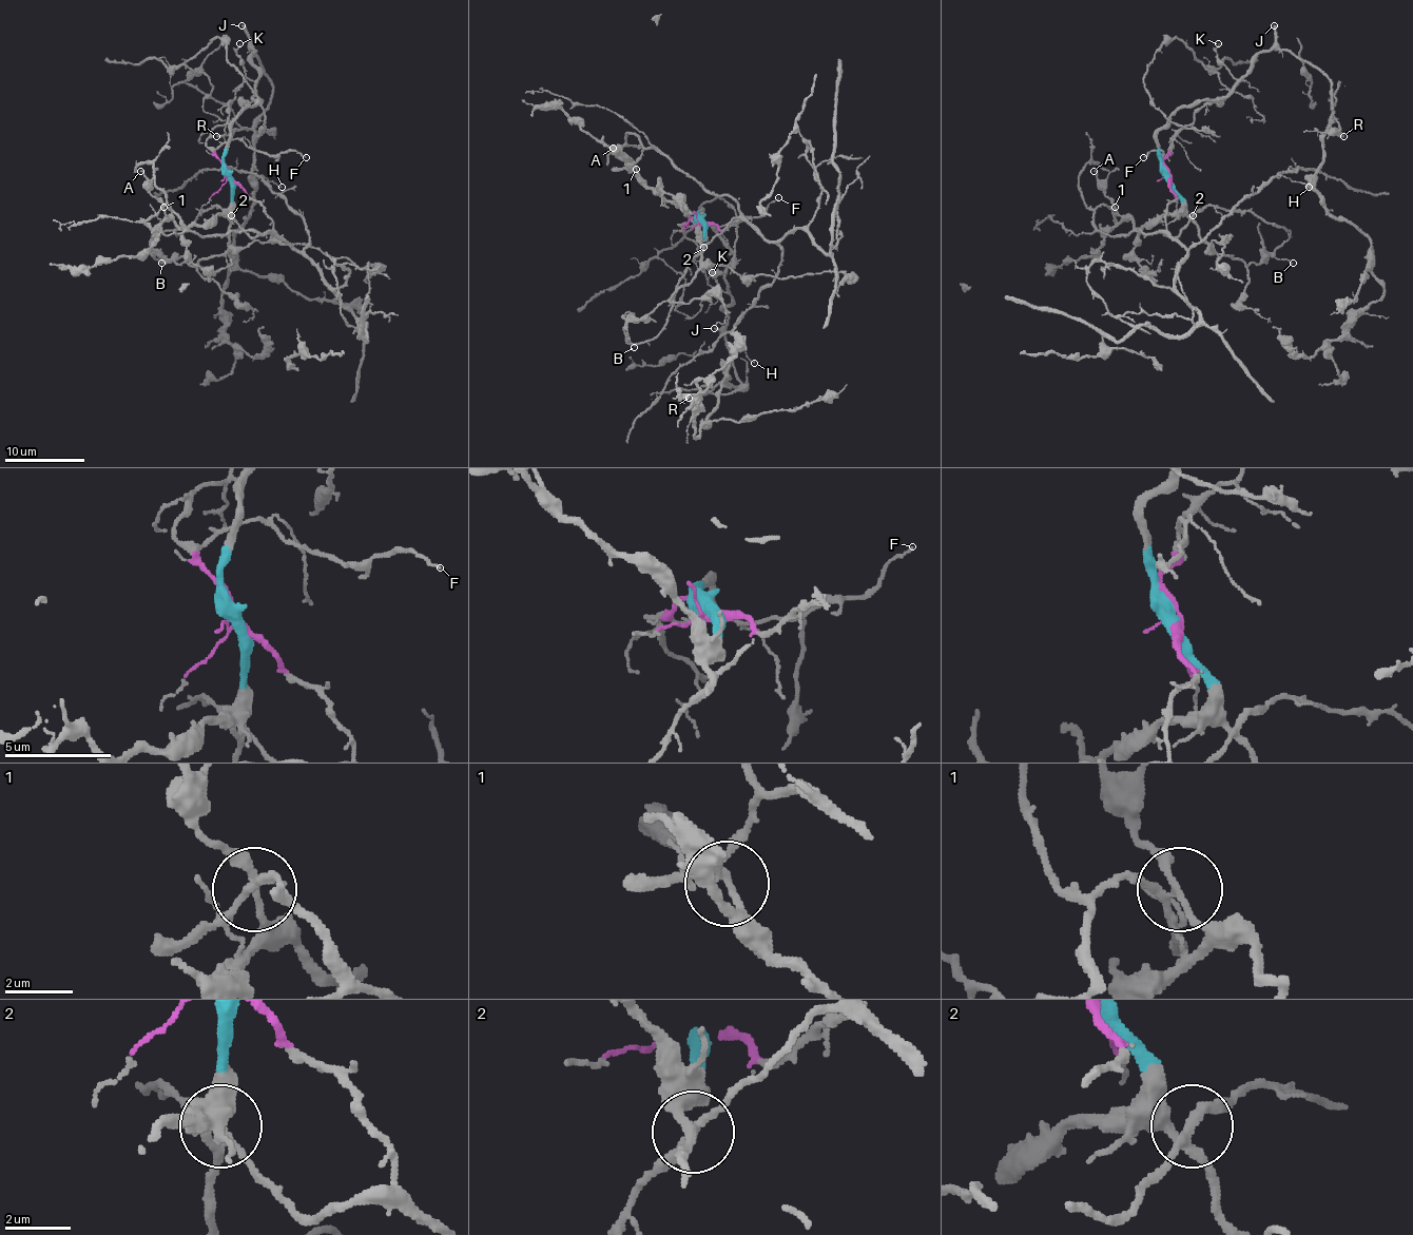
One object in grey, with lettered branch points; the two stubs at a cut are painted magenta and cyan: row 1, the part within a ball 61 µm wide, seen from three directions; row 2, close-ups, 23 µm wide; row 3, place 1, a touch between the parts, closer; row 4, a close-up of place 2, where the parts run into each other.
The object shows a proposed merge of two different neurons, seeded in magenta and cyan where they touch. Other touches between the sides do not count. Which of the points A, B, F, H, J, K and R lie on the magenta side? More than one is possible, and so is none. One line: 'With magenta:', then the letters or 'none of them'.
With magenta: B, F, H

